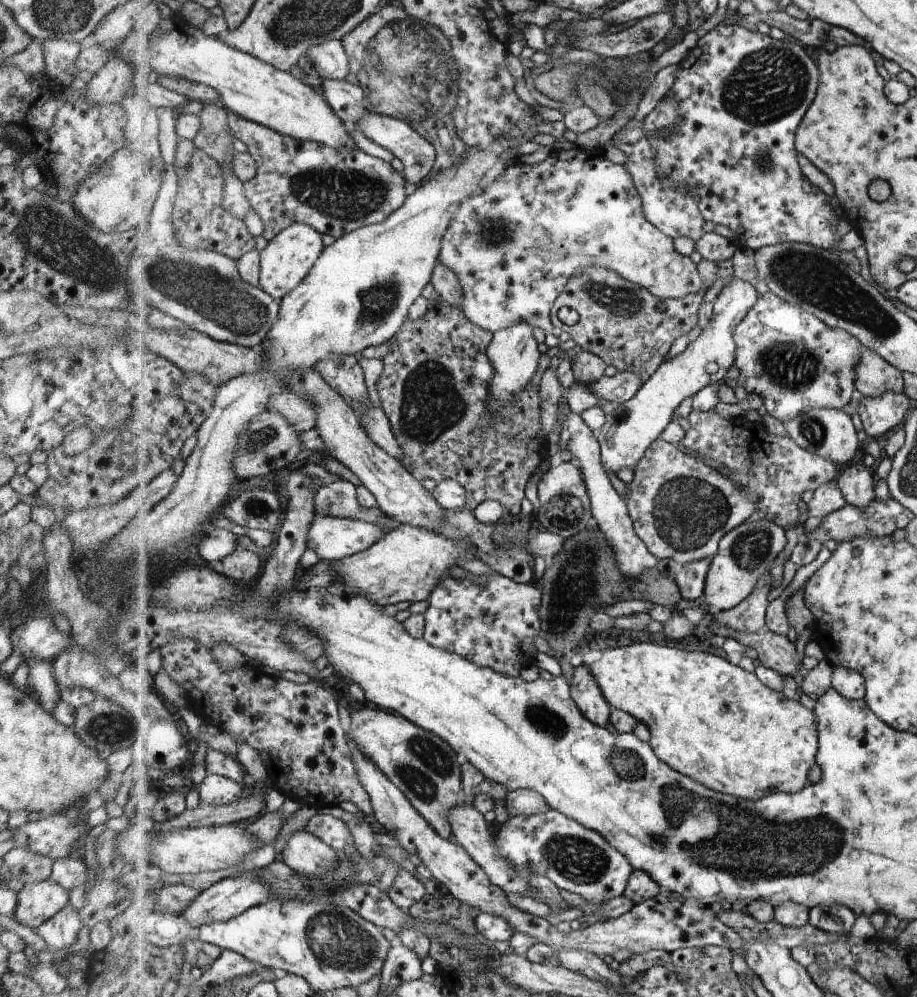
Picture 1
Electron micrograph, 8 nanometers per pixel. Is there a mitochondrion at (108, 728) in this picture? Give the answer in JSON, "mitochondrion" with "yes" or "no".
{"mitochondrion":"yes"}

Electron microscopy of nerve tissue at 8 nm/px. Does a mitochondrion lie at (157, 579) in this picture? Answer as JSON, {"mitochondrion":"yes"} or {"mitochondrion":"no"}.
{"mitochondrion":"no"}

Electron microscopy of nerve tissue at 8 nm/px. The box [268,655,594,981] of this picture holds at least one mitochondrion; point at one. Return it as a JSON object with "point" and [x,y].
{"point":[333,938]}

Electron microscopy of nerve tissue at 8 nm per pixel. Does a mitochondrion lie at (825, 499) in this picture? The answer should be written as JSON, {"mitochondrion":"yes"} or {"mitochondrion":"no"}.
{"mitochondrion":"no"}

